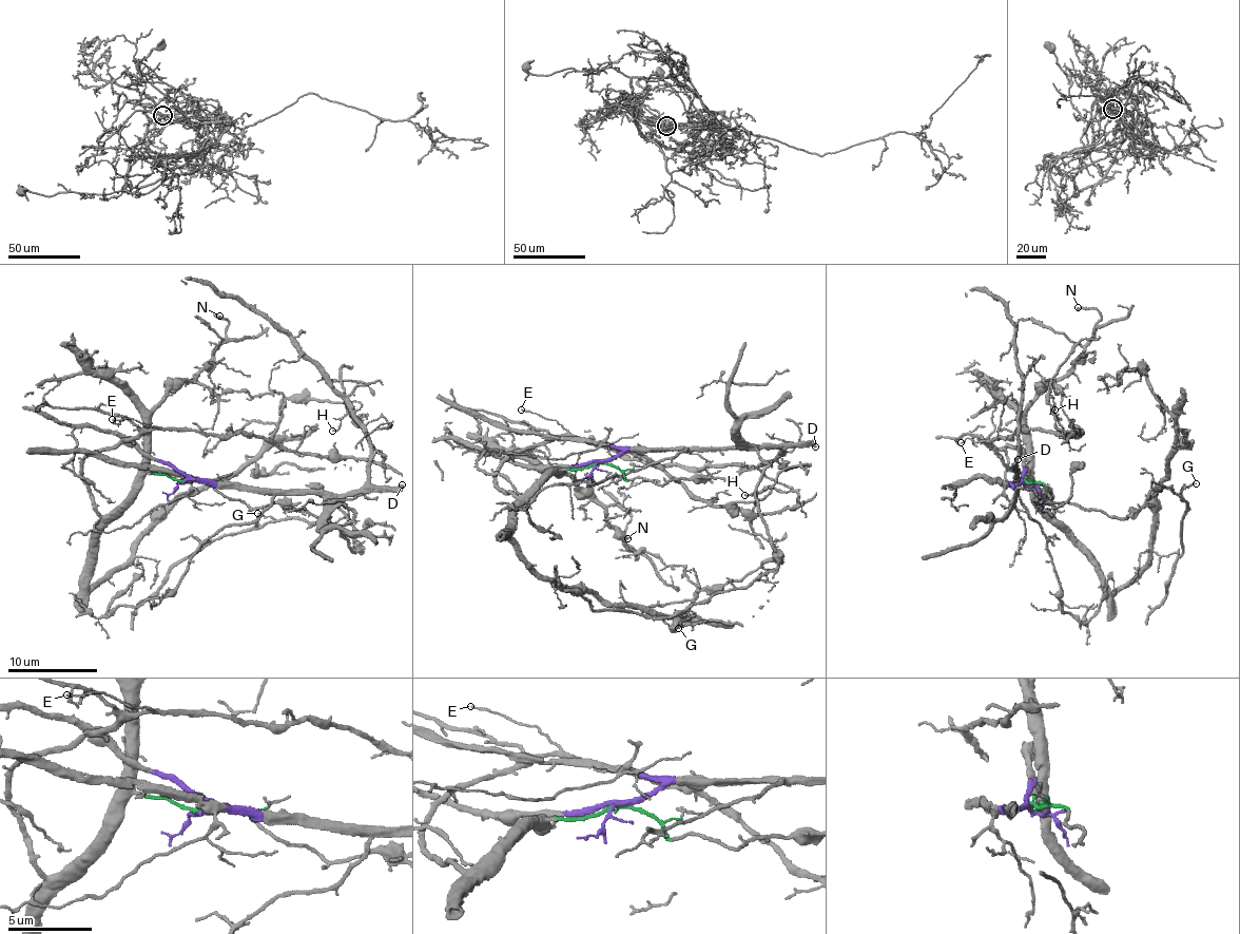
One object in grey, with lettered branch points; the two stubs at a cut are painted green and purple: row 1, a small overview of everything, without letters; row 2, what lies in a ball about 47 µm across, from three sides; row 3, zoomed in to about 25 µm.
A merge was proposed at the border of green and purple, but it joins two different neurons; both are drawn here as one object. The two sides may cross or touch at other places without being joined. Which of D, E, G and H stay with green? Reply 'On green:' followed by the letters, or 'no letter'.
On green: E, H

